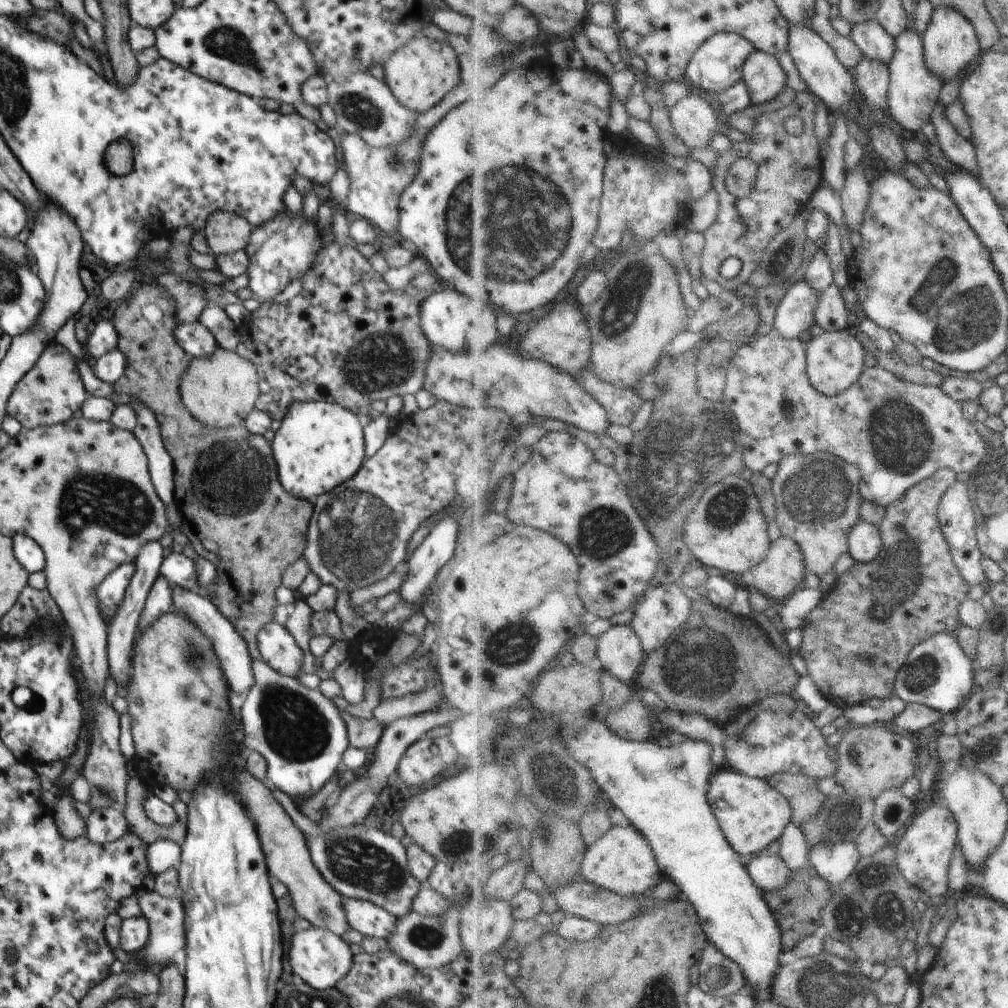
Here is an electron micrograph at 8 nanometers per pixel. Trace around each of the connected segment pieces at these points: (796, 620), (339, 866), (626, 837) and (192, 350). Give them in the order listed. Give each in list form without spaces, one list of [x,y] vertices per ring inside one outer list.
[[[801,587],[789,599],[780,603],[781,625],[788,628],[788,630],[802,629],[808,617],[823,604],[824,598],[826,598],[826,595],[819,588]]]
[[[278,788],[272,789],[272,795],[303,832],[313,863],[334,890],[344,897],[373,902],[398,919],[412,913],[413,900],[423,884],[411,873],[407,848],[400,839],[388,836],[382,830],[367,828],[363,823],[324,833],[316,824],[315,818],[303,815],[290,796],[280,792]]]
[[[616,825],[607,832],[588,852],[583,864],[587,881],[623,895],[645,895],[663,879],[663,870],[652,843],[633,825]]]
[[[198,321],[188,324],[180,323],[173,333],[177,343],[190,358],[212,356],[219,347],[215,336]]]

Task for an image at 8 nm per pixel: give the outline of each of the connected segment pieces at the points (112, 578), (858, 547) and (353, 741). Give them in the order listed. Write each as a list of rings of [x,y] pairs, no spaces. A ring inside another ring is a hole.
[[[134,562],[120,565],[102,581],[100,586],[97,586],[99,609],[105,621],[110,621],[116,609],[122,604],[134,573]]]
[[[861,518],[852,531],[849,545],[851,546],[850,555],[856,560],[856,564],[873,563],[885,547],[882,527]]]
[[[346,709],[341,710],[340,713],[345,717],[349,746],[361,748],[371,754],[383,733],[384,728],[380,725],[380,721],[376,718],[368,720],[350,715]]]

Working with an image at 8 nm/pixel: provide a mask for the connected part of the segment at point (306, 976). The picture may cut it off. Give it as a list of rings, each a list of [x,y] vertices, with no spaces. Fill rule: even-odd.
[[[311,926],[306,931],[296,932],[292,937],[289,950],[289,962],[295,976],[300,977],[316,990],[330,990],[342,980],[351,969],[352,951],[341,937],[329,930]]]

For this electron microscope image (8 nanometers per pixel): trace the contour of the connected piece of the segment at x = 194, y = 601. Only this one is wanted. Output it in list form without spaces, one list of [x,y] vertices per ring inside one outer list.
[[[173,589],[174,609],[182,611],[189,616],[199,627],[212,639],[216,656],[221,660],[224,676],[227,678],[230,690],[234,690],[236,694],[248,692],[255,683],[255,674],[253,671],[253,660],[249,653],[246,641],[236,632],[236,629],[231,626],[224,618],[223,614],[216,608],[216,605],[210,598],[197,591],[189,591],[183,589],[183,592],[177,593]]]

